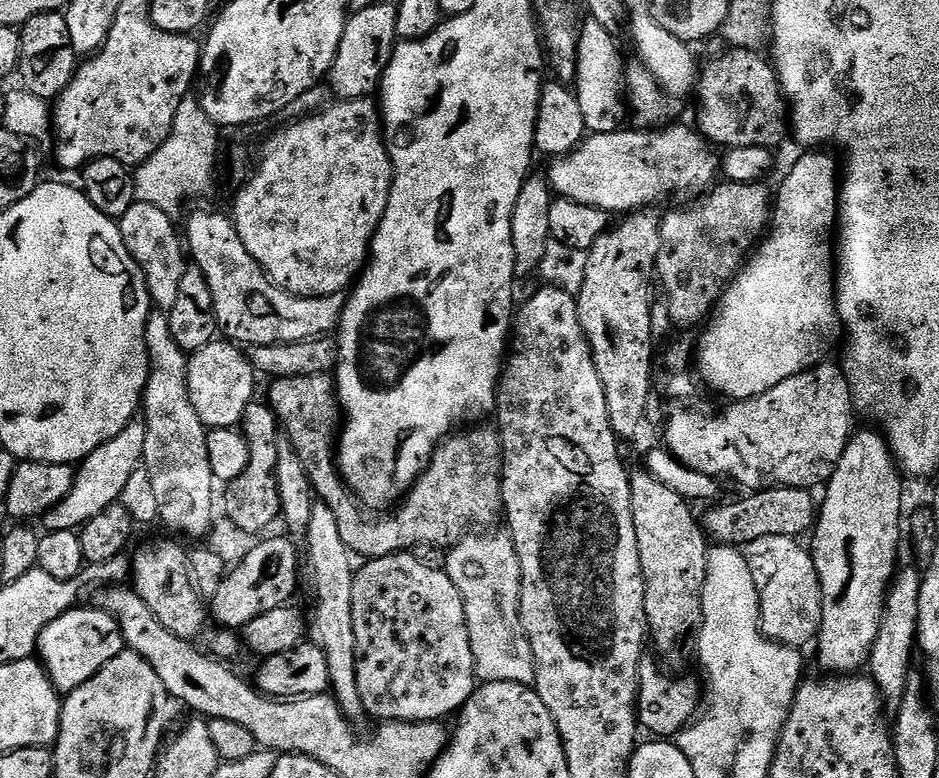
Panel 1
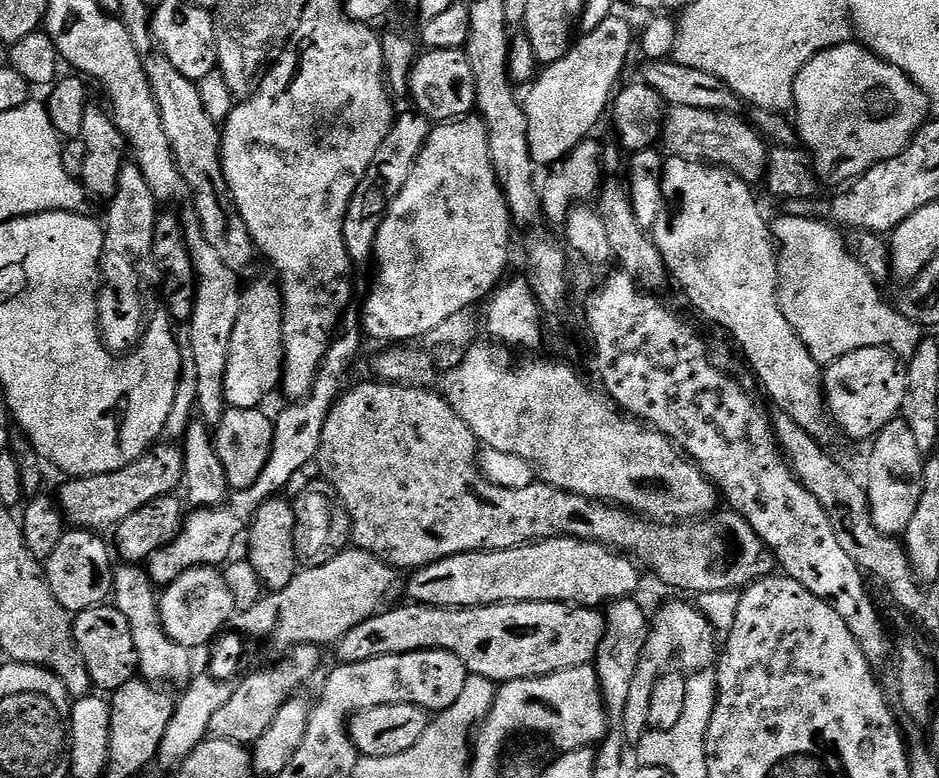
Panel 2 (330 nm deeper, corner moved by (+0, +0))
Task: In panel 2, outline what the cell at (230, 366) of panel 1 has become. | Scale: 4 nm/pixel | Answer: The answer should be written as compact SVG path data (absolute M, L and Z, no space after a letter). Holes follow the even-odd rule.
M260 284L243 293L240 318L234 328L228 351L228 371L224 388L228 392L228 404L232 406L256 406L272 391L281 387L284 377L284 306L281 293L268 284Z

